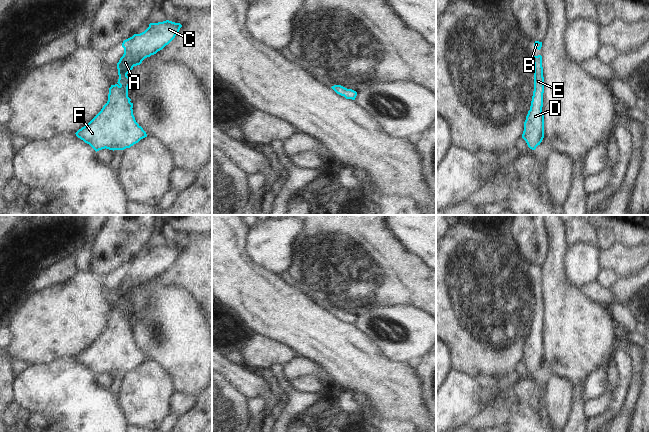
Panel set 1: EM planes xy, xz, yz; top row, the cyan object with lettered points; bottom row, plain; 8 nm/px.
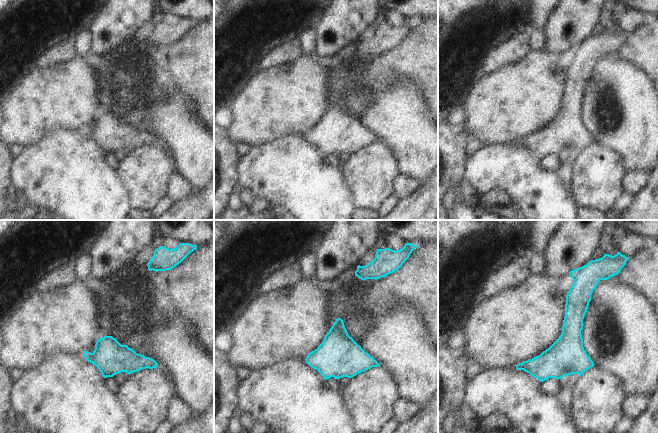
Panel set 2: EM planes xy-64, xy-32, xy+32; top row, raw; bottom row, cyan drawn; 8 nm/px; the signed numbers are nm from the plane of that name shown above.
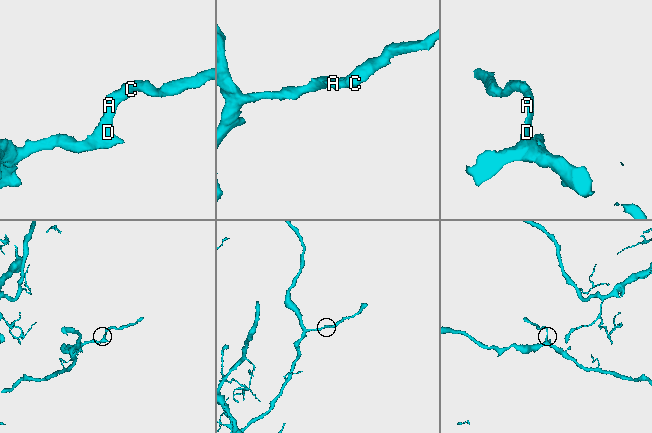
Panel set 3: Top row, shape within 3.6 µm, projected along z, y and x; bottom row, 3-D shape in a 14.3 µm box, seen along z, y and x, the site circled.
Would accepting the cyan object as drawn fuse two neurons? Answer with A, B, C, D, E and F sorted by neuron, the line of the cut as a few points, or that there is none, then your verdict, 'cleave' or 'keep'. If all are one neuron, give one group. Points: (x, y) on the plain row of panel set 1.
A B C D E F; no cut; keep

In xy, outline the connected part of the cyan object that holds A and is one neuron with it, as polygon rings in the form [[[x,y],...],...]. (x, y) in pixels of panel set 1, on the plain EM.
[[[169,244],[150,247],[149,251],[140,258],[134,258],[122,267],[124,278],[117,287],[119,303],[115,309],[109,312],[108,325],[101,335],[84,351],[75,358],[78,362],[89,368],[96,376],[102,373],[124,374],[147,361],[146,356],[136,346],[133,339],[133,327],[128,321],[130,302],[127,300],[134,290],[140,289],[142,285],[156,278],[168,269],[177,259],[182,249]]]

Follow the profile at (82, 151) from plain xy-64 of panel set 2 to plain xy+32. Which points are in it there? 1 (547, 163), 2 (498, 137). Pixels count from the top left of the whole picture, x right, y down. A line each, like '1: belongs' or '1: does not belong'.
1: does not belong
2: does not belong

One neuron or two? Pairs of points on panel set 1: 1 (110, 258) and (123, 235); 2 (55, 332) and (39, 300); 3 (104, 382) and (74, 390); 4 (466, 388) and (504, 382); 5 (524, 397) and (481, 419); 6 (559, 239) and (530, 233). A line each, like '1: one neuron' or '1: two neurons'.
1: one neuron
2: one neuron
3: two neurons
4: one neuron
5: one neuron
6: two neurons

